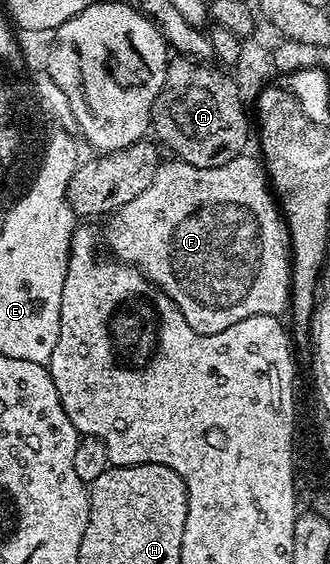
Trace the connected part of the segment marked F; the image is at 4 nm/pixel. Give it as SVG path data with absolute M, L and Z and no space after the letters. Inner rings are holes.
M242 154L231 162L214 168L191 166L176 158L166 159L155 170L155 178L152 179L151 186L147 186L147 190L143 190L143 194L139 194L135 202L127 202L127 206L118 208L112 213L109 222L109 233L106 236L104 233L103 240L104 243L105 240L109 243L109 248L113 251L110 253L122 264L139 269L153 285L162 288L171 298L171 302L179 306L183 318L187 318L187 326L191 326L191 330L199 334L219 334L227 330L227 326L235 326L235 322L243 322L243 318L251 318L255 314L280 317L281 311L284 313L289 307L289 283L293 273L289 251L289 230L285 226L280 207L271 191L270 181L260 159L252 160L249 154Z

